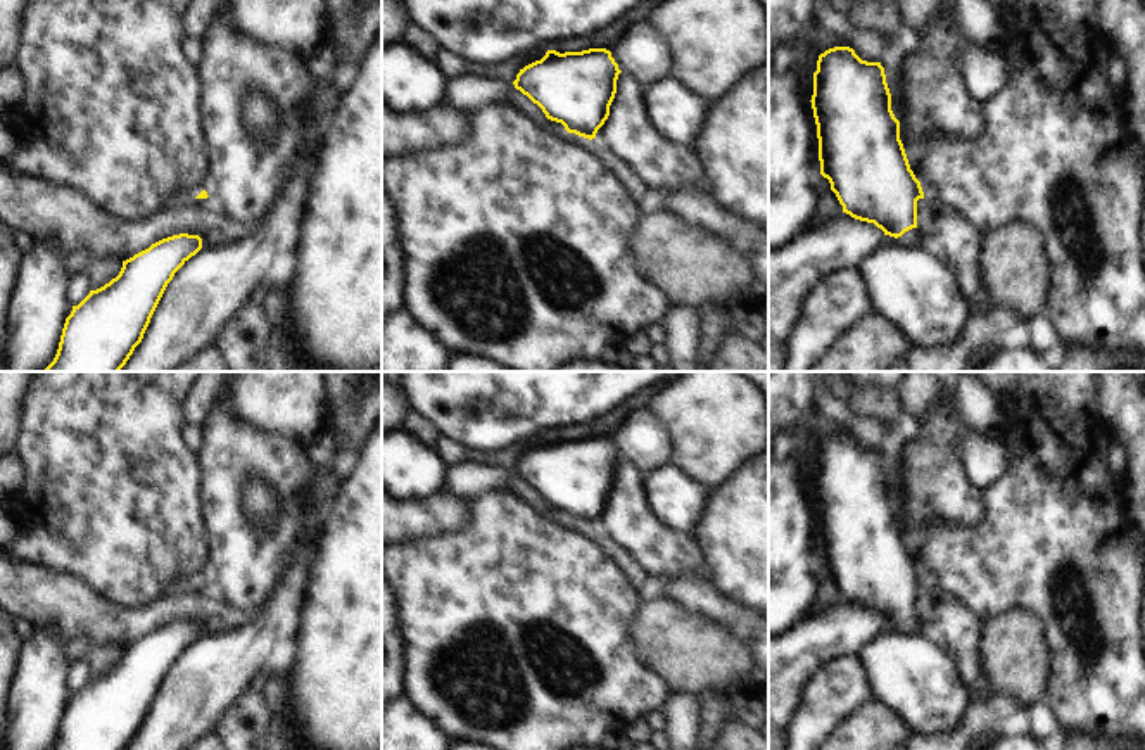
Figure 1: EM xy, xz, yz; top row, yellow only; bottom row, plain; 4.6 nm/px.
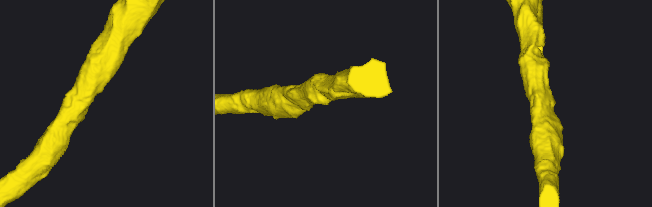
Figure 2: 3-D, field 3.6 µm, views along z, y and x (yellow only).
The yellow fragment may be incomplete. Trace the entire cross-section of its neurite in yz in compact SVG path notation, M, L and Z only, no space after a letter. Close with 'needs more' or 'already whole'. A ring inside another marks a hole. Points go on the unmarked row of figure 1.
M850 434L826 437L817 448L810 489L817 512L820 562L829 567L843 600L874 610L895 626L917 615L917 588L924 586L924 579L900 527L900 508L891 498L881 449L862 448Z | already whole

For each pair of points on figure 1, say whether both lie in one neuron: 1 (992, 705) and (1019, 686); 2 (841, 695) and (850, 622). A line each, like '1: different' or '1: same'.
1: different
2: different

